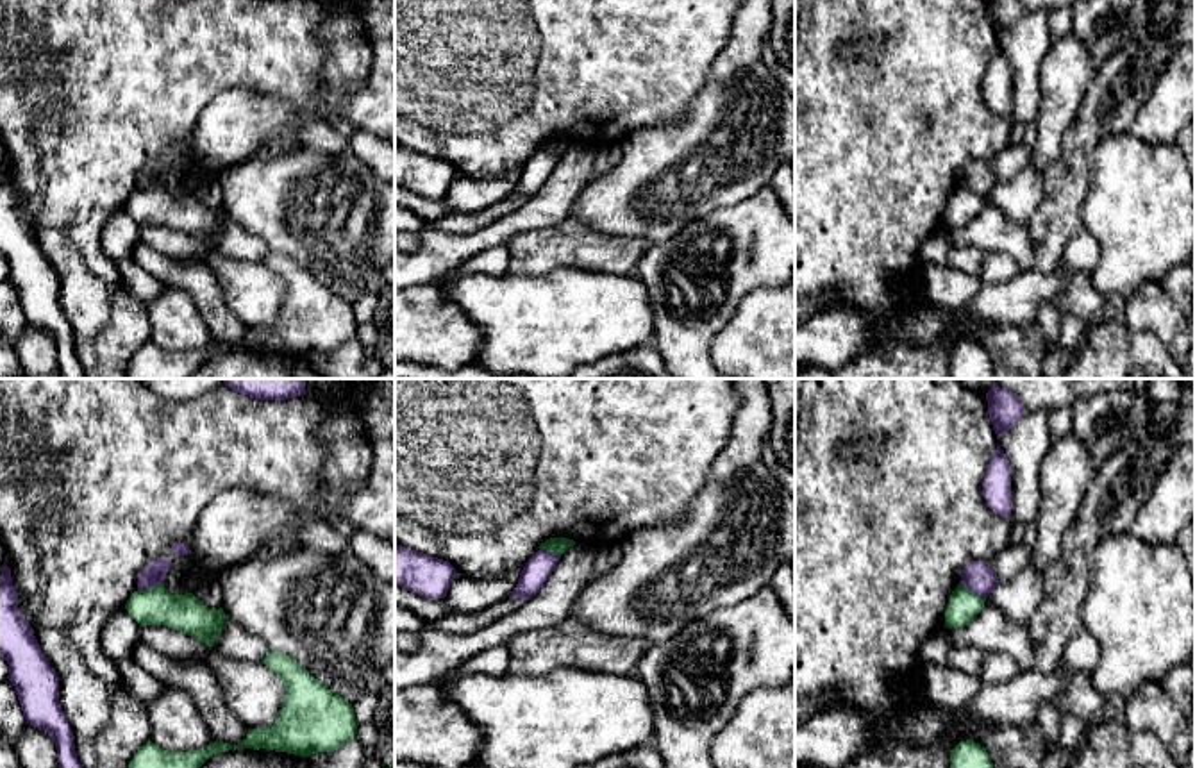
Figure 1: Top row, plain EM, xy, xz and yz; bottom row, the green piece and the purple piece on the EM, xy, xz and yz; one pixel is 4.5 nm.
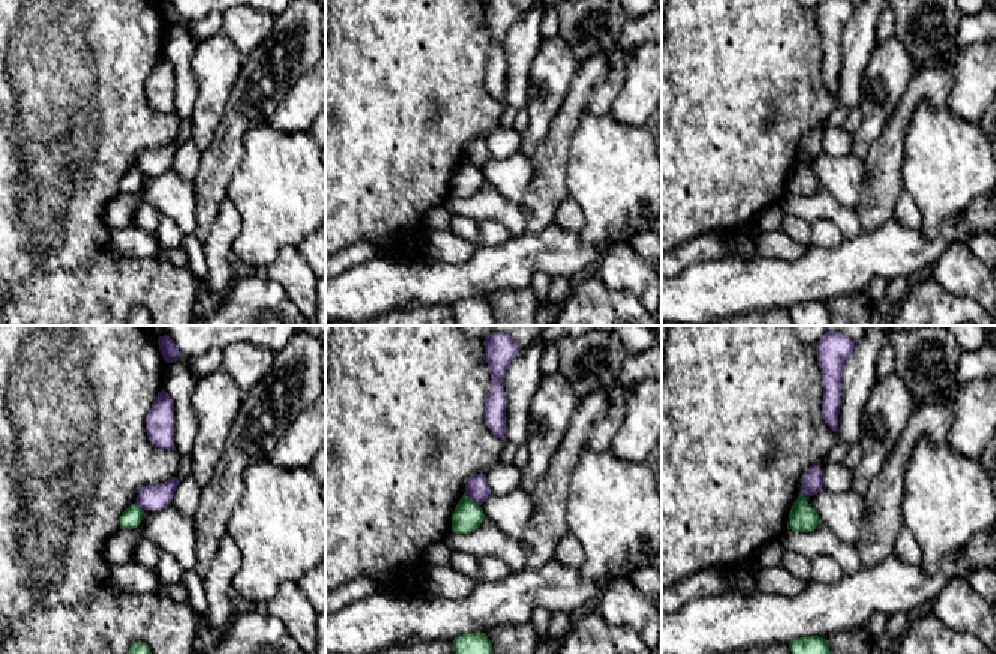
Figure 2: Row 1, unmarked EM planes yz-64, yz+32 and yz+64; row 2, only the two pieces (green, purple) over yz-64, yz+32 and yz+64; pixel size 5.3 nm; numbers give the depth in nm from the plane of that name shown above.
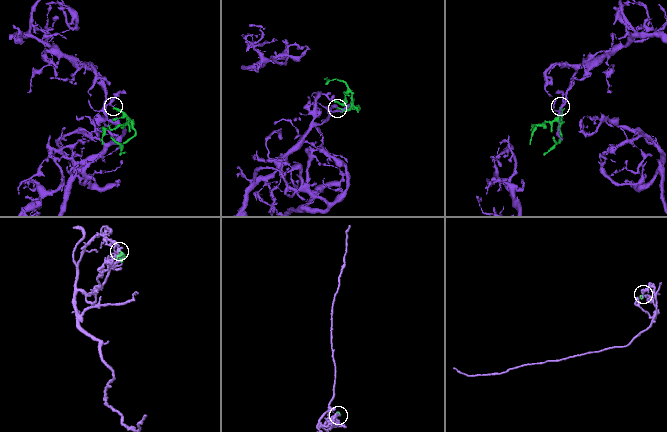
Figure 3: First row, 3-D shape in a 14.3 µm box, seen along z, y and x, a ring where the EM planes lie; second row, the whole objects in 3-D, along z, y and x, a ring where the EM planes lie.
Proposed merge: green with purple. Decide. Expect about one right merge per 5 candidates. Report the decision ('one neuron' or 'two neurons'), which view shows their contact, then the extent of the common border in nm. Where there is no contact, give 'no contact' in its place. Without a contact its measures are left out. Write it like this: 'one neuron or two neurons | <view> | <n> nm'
two neurons | yz | 150 nm

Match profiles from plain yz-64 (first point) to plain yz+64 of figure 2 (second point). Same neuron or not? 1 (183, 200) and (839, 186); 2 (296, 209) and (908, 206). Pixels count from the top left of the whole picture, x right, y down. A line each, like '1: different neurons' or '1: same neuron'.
1: different neurons
2: different neurons

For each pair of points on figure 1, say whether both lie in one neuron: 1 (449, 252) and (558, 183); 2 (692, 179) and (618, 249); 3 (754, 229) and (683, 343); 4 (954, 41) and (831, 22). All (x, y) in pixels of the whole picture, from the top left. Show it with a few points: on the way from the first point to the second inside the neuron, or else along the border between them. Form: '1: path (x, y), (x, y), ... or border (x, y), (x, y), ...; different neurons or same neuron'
1: path (477, 243), (533, 211); same neuron
2: border (590, 225), (615, 236), (635, 236), (645, 247); different neurons
3: path (736, 259), (731, 297), (722, 313), (713, 320); same neuron
4: path (924, 18), (861, 18); same neuron

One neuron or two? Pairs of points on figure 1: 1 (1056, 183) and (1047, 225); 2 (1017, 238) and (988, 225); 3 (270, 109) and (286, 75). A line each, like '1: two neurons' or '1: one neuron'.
1: one neuron
2: one neuron
3: two neurons

